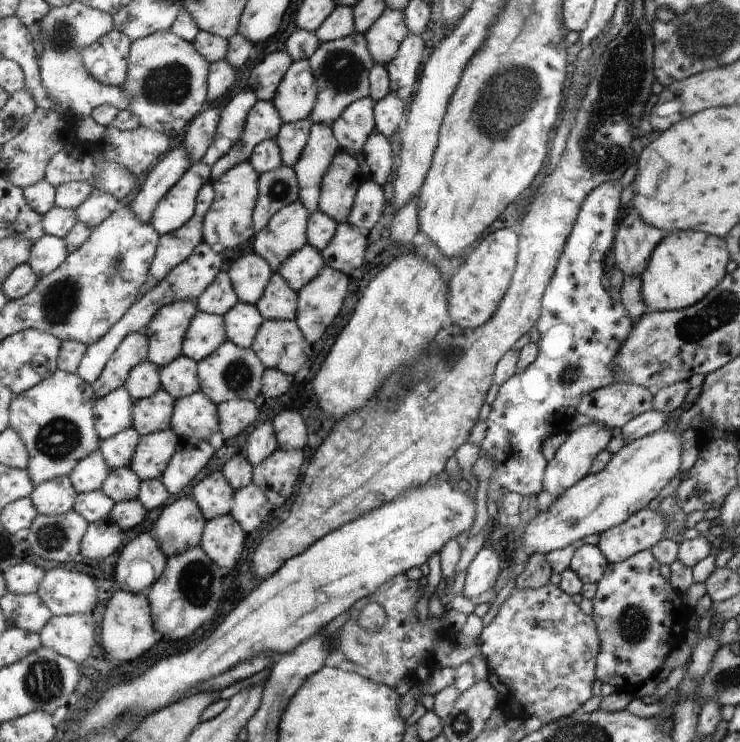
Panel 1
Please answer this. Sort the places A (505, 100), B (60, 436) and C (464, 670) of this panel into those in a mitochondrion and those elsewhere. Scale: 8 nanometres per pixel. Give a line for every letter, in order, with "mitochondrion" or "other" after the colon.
A: mitochondrion
B: mitochondrion
C: other

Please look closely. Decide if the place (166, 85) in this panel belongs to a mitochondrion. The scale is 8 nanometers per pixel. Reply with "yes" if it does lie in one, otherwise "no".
yes

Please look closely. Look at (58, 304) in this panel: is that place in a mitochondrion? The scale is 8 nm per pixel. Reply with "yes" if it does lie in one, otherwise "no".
yes

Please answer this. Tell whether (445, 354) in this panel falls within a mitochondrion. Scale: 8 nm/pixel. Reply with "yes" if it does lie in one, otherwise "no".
yes

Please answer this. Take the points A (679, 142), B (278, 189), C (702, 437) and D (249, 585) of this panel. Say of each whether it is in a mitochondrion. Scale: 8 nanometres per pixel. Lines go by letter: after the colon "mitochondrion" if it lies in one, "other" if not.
A: other
B: mitochondrion
C: other
D: other

